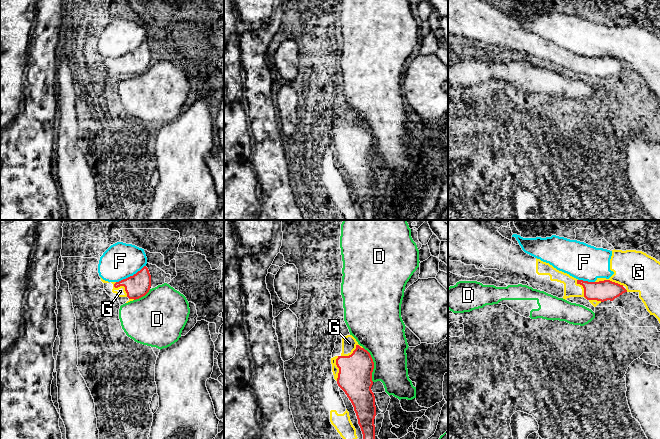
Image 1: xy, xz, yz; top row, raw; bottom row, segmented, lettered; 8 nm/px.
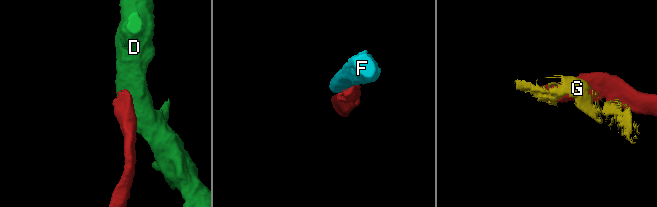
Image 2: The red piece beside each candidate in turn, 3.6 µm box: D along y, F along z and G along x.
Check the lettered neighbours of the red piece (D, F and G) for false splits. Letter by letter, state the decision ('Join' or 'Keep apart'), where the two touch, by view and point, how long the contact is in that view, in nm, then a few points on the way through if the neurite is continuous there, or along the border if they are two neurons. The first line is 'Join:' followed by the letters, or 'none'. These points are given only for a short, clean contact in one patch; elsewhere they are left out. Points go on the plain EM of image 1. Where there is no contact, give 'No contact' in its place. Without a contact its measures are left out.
Join: G
D: Keep apart. Touches red at xz (373, 140). Shared border 300 nm
F: Keep apart. Touches red at xy (130, 52). Shared border 280 nm. Boundary: xy (145, 41), (132, 51), (116, 58)
G: Join. Touches red at yz (609, 56). Shared border 240 nm

